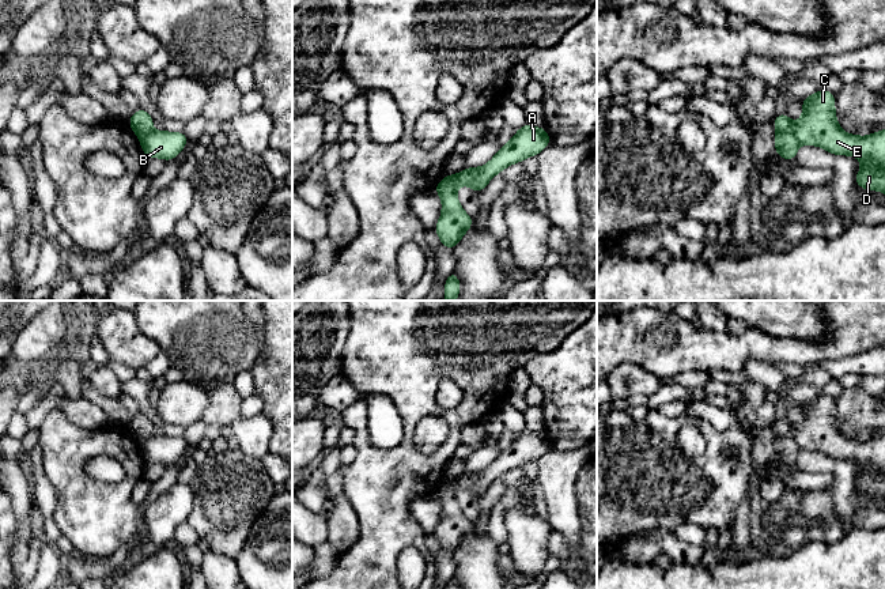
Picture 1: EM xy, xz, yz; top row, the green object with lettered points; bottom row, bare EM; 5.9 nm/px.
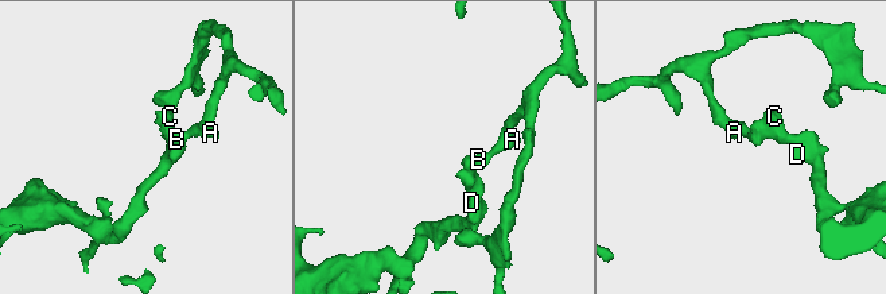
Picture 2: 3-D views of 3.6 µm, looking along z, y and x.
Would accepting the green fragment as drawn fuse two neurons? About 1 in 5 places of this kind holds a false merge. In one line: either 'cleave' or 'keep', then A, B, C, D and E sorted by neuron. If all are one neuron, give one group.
cleave | A B / C D E

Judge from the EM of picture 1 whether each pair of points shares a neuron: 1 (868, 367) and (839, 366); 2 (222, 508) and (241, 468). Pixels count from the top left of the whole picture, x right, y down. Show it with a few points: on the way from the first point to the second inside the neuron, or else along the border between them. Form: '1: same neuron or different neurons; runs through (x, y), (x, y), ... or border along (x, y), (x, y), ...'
1: same neuron; runs through (861, 363), (846, 365)
2: same neuron; runs through (227, 498), (233, 478)

